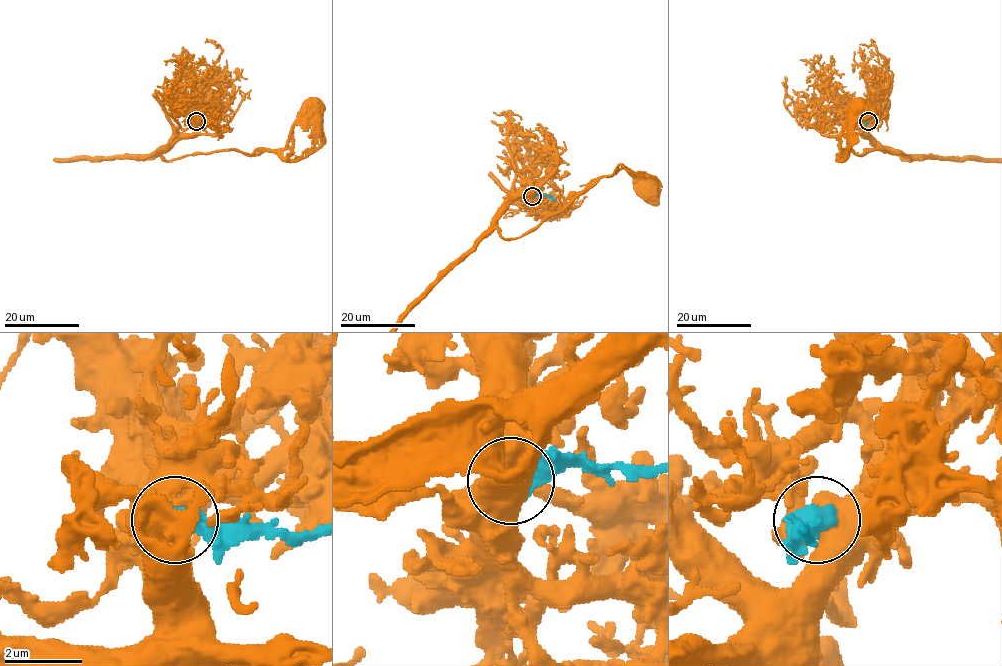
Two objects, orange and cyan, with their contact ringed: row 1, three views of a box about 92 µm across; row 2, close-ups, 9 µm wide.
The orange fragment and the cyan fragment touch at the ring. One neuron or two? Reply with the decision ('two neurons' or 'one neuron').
two neurons

